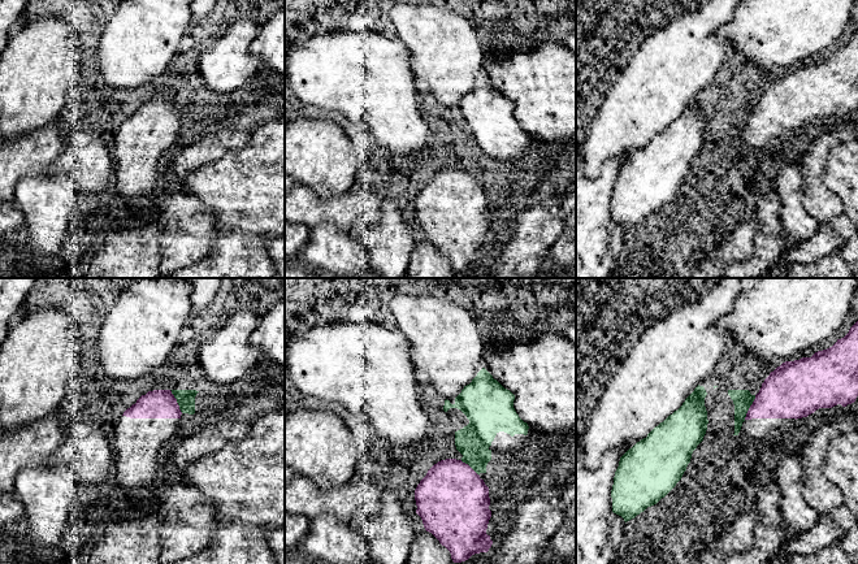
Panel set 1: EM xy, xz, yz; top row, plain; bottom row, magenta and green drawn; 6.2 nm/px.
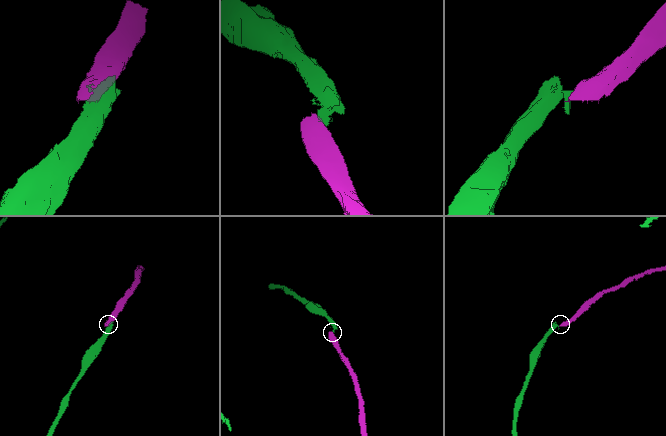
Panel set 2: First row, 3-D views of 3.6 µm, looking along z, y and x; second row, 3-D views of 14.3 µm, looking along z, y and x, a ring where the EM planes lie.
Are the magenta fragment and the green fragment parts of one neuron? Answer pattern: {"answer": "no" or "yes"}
{"answer": "no"}

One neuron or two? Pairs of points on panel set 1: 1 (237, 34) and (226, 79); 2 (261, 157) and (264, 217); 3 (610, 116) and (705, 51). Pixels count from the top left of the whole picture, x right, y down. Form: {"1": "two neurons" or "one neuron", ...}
{"1": "one neuron", "2": "one neuron", "3": "one neuron"}

